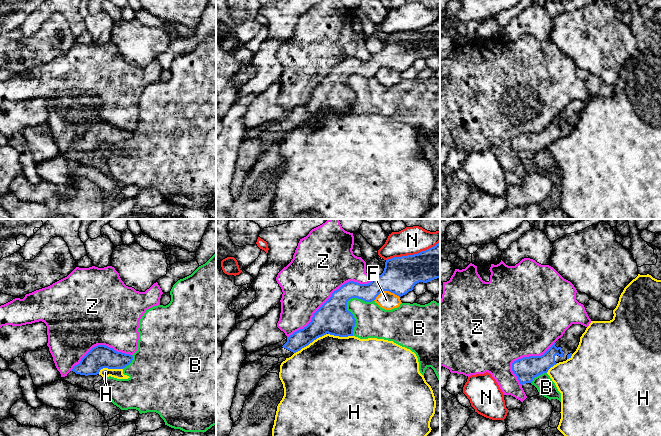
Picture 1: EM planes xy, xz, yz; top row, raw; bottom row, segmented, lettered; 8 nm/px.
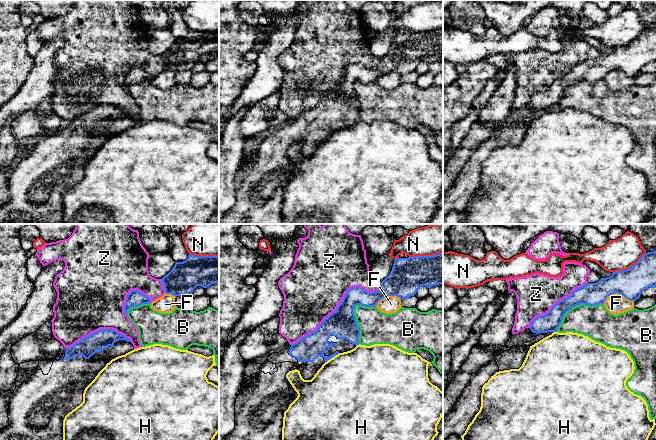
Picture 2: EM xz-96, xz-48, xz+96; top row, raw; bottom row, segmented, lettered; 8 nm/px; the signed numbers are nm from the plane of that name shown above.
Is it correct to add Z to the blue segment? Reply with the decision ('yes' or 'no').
no

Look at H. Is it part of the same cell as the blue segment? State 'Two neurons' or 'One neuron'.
Two neurons

